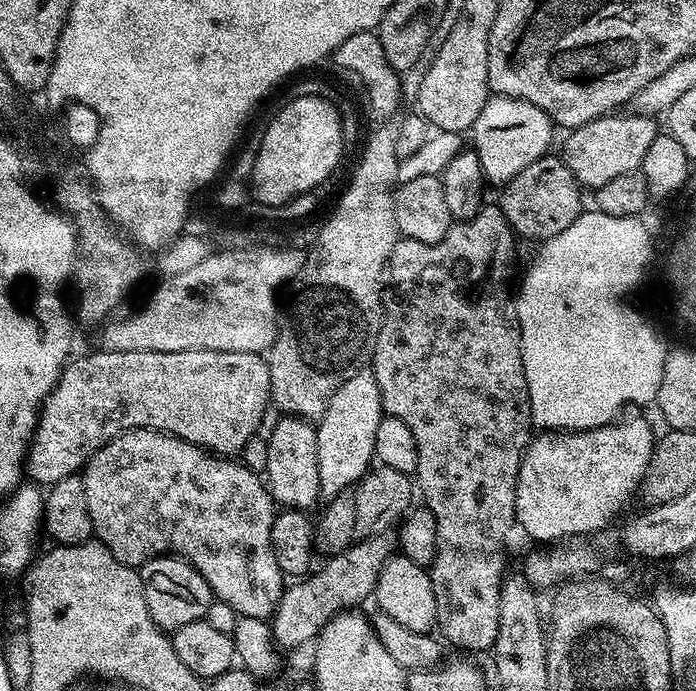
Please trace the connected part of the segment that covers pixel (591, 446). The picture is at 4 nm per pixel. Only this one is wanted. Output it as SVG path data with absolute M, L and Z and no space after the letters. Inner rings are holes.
M646 421L620 423L586 432L544 430L533 435L516 475L515 523L534 539L550 542L602 531L627 506L628 499L639 493L654 447L652 428Z

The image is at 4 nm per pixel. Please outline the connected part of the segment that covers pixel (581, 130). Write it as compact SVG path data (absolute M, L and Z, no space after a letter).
M639 114L620 115L599 116L571 129L565 135L568 137L565 138L564 145L558 149L558 155L566 162L570 174L574 174L574 178L585 189L601 188L613 178L619 178L621 174L637 171L644 163L646 150L650 150L654 138L658 135L657 121L653 117Z

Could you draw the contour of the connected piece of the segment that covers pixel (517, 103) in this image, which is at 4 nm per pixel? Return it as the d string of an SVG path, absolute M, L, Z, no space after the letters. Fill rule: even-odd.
M489 95L486 106L482 106L482 114L474 122L470 130L471 147L478 154L482 164L485 181L492 180L497 186L513 180L518 173L526 170L530 162L545 155L552 144L552 119L538 106L525 100L509 96Z

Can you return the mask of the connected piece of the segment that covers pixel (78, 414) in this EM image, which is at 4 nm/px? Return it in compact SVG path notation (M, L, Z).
M99 350L89 356L80 356L71 361L60 374L60 381L55 390L46 397L40 407L40 417L36 423L36 433L28 445L26 457L26 472L37 485L51 486L62 478L79 473L94 453L102 446L106 446L115 436L121 436L130 428L153 428L159 432L171 432L173 436L182 438L186 442L196 444L199 448L211 450L221 458L239 457L239 452L252 440L252 435L260 428L264 420L264 411L270 408L272 387L270 386L270 370L268 361L258 352L219 352L218 350L182 350L181 352L109 352Z

